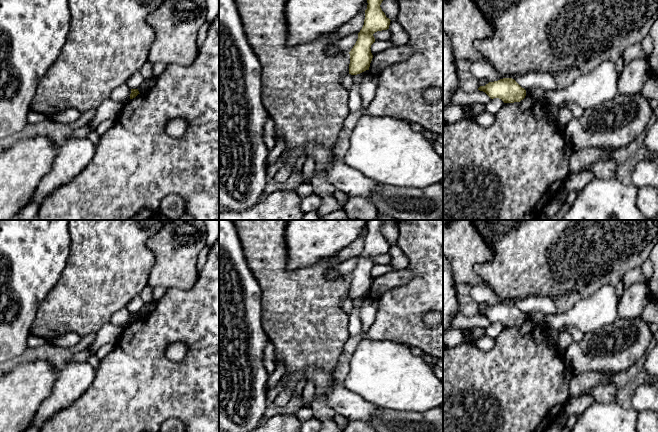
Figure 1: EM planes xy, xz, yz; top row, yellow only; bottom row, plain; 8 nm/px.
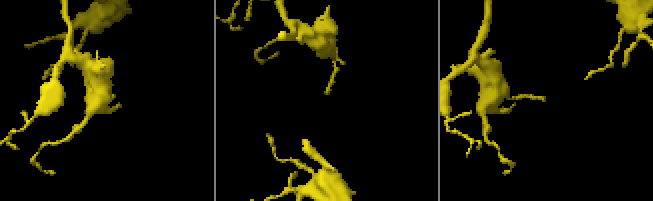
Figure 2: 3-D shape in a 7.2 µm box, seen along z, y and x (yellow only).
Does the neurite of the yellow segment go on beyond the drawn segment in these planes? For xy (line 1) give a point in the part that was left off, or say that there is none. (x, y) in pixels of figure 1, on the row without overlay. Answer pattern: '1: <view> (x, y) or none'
1: none

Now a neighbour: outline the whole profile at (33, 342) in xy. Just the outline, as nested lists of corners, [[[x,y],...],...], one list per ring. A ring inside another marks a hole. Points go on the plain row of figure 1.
[[[31,334],[27,340],[27,348],[33,350],[33,349],[39,348],[41,346],[44,346],[44,345],[48,344],[49,342],[50,341],[47,339],[44,339],[42,337],[36,337]]]

